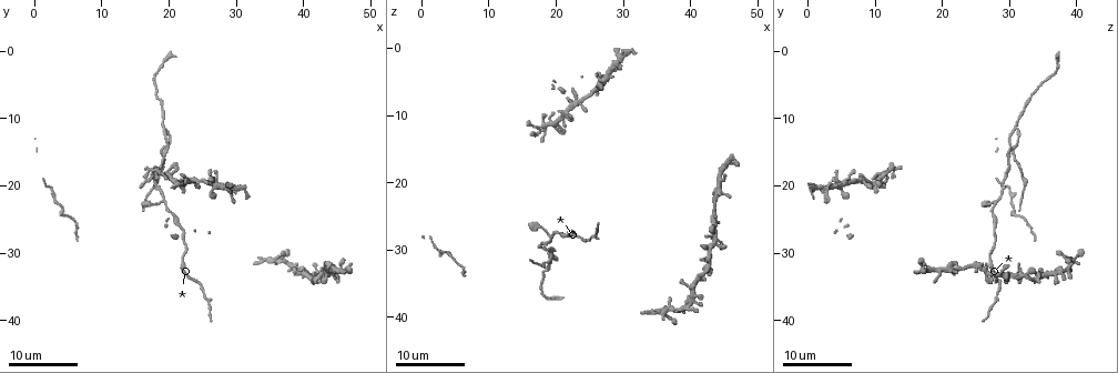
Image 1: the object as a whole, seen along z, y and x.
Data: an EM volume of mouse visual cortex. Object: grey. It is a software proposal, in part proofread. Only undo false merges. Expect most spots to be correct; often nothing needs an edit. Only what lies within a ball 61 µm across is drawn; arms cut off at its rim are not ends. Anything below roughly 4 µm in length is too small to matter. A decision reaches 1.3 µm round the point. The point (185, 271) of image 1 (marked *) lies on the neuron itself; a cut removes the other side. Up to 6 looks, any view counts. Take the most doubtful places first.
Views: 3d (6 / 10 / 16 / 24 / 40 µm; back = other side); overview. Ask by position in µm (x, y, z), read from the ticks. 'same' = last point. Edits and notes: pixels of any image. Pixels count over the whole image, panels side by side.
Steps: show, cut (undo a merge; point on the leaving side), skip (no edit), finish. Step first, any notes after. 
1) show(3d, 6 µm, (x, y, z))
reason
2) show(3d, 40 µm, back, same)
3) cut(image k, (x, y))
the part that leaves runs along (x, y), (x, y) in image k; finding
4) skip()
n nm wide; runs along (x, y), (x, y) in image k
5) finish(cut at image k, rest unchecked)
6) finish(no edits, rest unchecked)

show(3d, 16 µm, (23.0, 19.5, 7.0))
small branch off a trunk

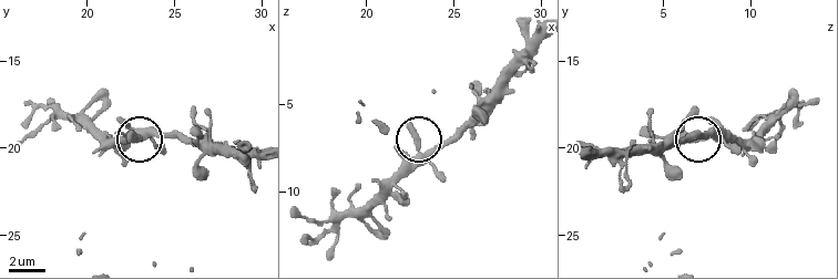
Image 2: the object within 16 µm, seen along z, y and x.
show(3d, 10 µm, (22.9, 19.5, 7.4))

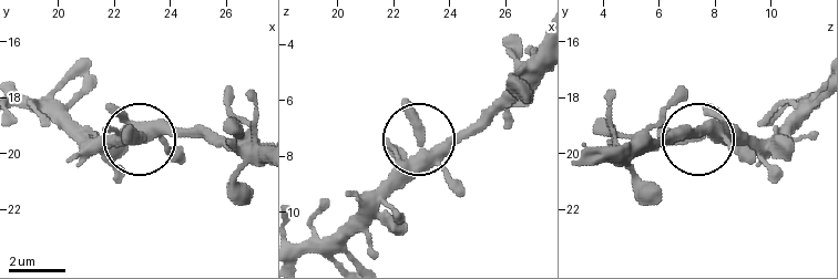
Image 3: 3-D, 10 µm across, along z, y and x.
skip()
340 nm wide; one neuron here

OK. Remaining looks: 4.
show(3d, 24 µm, (27.0, 20.0, 5.0))
four or more arms meet

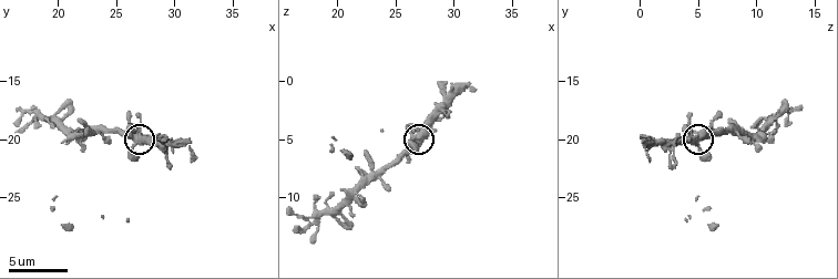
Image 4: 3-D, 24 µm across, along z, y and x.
show(3d, 10 µm, (26.8, 20.2, 4.8))

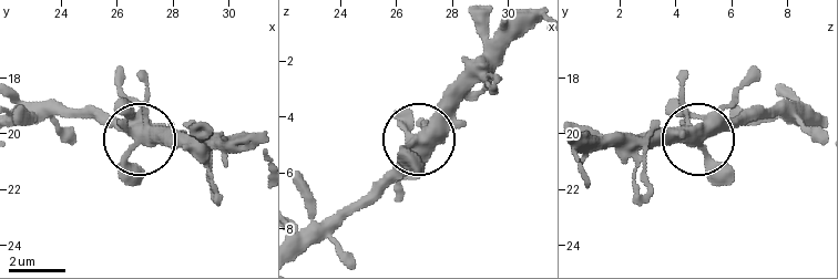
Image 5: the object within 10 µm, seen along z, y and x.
show(3d, 10 µm, back, (26.9, 20.4, 4.7))

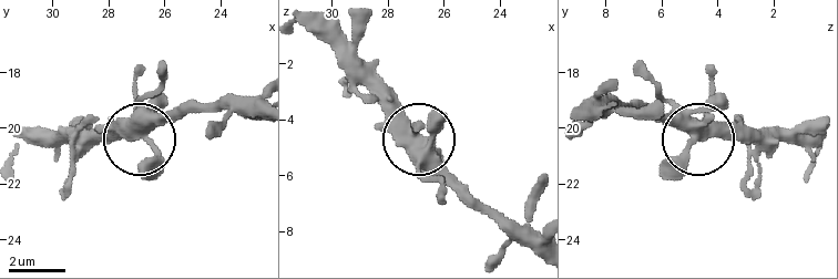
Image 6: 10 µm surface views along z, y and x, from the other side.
skip()
side arm 7 µm; all the same neuron

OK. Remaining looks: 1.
finish(no edits, rest unchecked)

